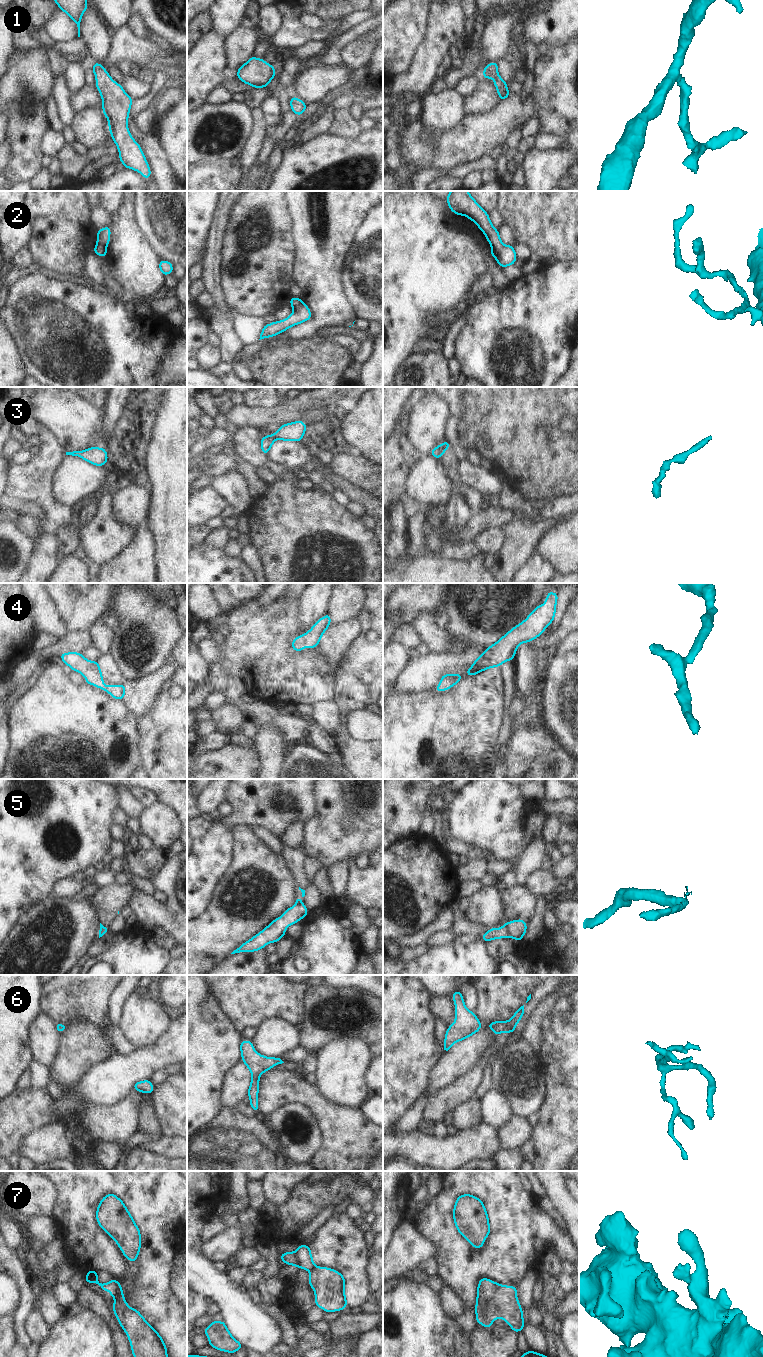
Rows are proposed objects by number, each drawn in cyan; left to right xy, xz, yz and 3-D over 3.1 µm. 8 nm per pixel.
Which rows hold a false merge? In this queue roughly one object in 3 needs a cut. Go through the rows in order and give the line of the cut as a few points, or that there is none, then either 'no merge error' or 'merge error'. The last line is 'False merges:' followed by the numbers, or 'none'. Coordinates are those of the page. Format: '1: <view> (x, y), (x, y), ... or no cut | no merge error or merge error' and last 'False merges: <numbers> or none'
1: no cut | no merge error
2: no cut | no merge error
3: no cut | no merge error
4: no cut | no merge error
5: yz (507, 923), (507, 933), (509, 936) | merge error
6: no cut | no merge error
7: xy (119, 1284), (119, 1293), (115, 1298) | merge error
False merges: 5, 7

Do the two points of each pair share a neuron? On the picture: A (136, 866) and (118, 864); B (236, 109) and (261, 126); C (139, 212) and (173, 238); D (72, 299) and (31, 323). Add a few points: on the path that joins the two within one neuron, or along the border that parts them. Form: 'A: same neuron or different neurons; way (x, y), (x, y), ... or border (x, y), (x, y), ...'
A: different neurons; border (122, 858), (125, 869)
B: different neurons; border (251, 110), (252, 130), (245, 143)
C: same neuron; way (147, 212), (165, 230)
D: same neuron; way (62, 309), (52, 319), (41, 319)

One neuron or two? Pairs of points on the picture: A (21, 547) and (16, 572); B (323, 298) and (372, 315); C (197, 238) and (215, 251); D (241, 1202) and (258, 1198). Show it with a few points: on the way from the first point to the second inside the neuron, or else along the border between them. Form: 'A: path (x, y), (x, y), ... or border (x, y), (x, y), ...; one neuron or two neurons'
A: path (21, 553), (18, 566); one neuron
B: border (341, 287), (357, 317); two neurons
C: border (212, 221), (203, 250); two neurons
D: border (251, 1181), (249, 1184), (250, 1207); two neurons

